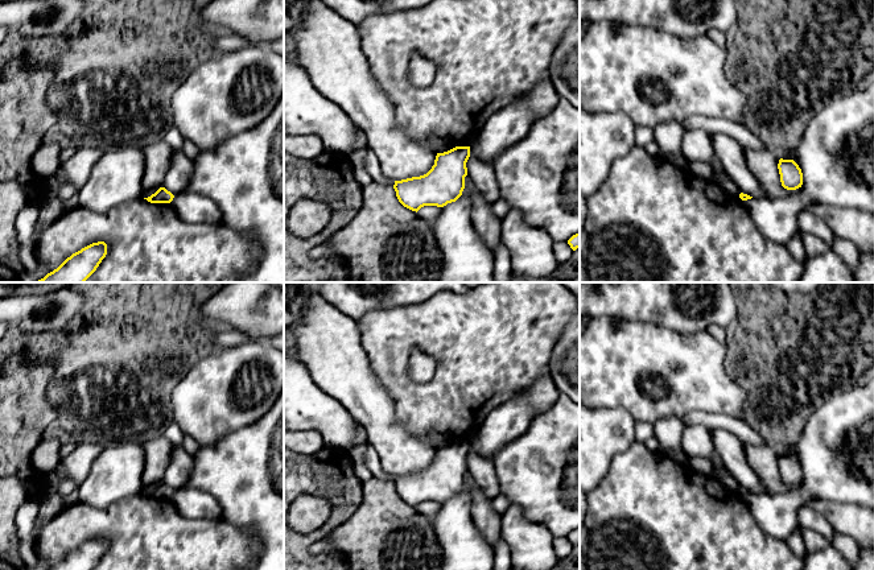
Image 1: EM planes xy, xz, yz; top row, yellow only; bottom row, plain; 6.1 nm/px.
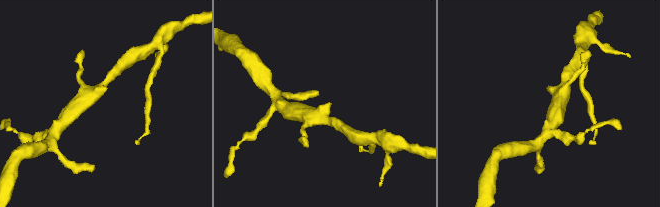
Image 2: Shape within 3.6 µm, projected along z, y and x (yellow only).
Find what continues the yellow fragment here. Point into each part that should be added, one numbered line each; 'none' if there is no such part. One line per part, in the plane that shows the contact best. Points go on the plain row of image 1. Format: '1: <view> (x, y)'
none

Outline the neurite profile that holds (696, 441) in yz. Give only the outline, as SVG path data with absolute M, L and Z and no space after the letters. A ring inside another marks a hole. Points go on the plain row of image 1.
M701 425L687 426L681 438L681 447L688 457L706 458L713 464L713 478L733 492L739 492L741 487L729 472L722 459L717 455L712 441L710 430Z

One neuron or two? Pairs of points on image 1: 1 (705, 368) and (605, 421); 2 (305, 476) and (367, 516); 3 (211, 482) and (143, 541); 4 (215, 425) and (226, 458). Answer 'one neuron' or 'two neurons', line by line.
1: two neurons
2: two neurons
3: two neurons
4: two neurons

